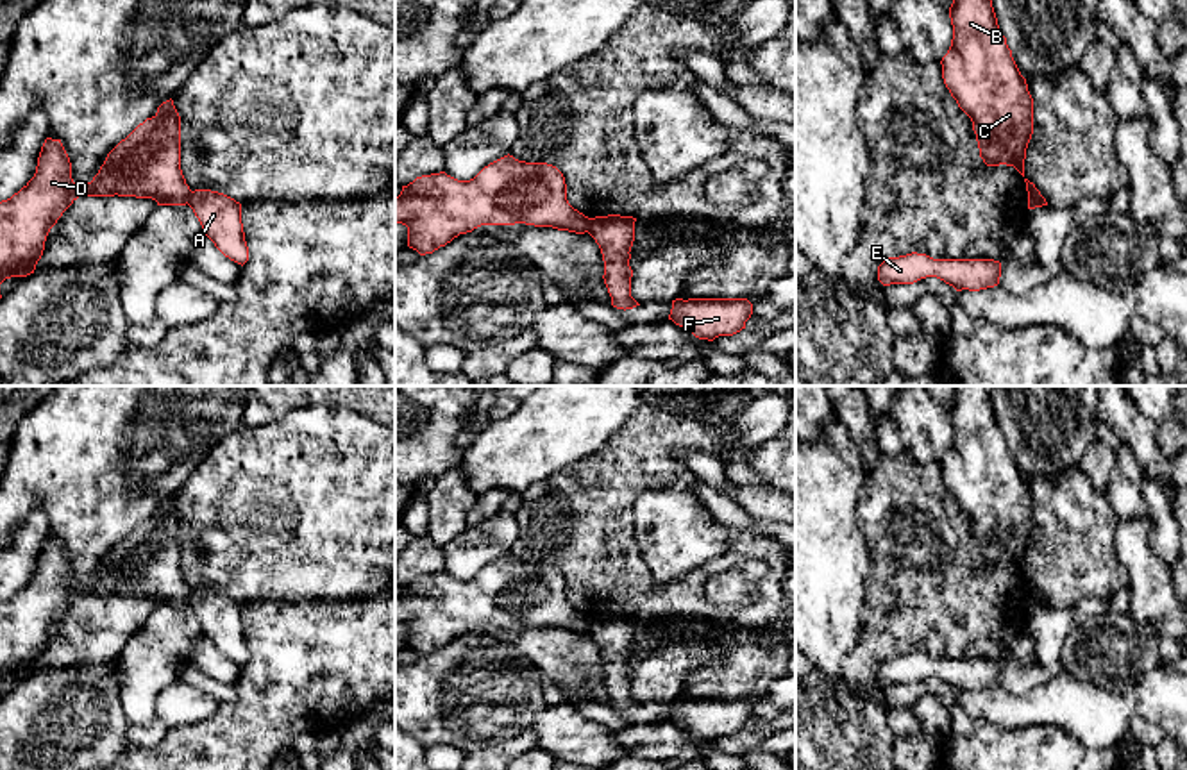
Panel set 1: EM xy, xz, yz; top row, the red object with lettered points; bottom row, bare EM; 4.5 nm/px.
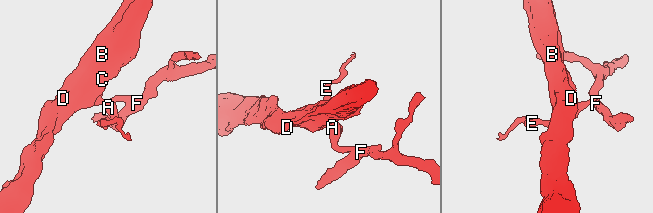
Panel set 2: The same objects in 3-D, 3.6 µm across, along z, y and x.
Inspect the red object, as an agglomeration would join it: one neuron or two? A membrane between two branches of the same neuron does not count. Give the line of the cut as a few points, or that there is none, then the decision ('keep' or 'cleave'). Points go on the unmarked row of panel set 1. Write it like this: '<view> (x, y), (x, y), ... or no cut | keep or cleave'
xz (590, 619), (587, 631) | cleave

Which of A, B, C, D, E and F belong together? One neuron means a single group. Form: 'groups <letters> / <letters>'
groups A E F / B C D

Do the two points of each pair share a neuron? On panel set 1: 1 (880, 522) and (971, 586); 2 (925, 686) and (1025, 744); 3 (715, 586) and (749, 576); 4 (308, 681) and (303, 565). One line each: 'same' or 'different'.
1: same
2: same
3: same
4: different

